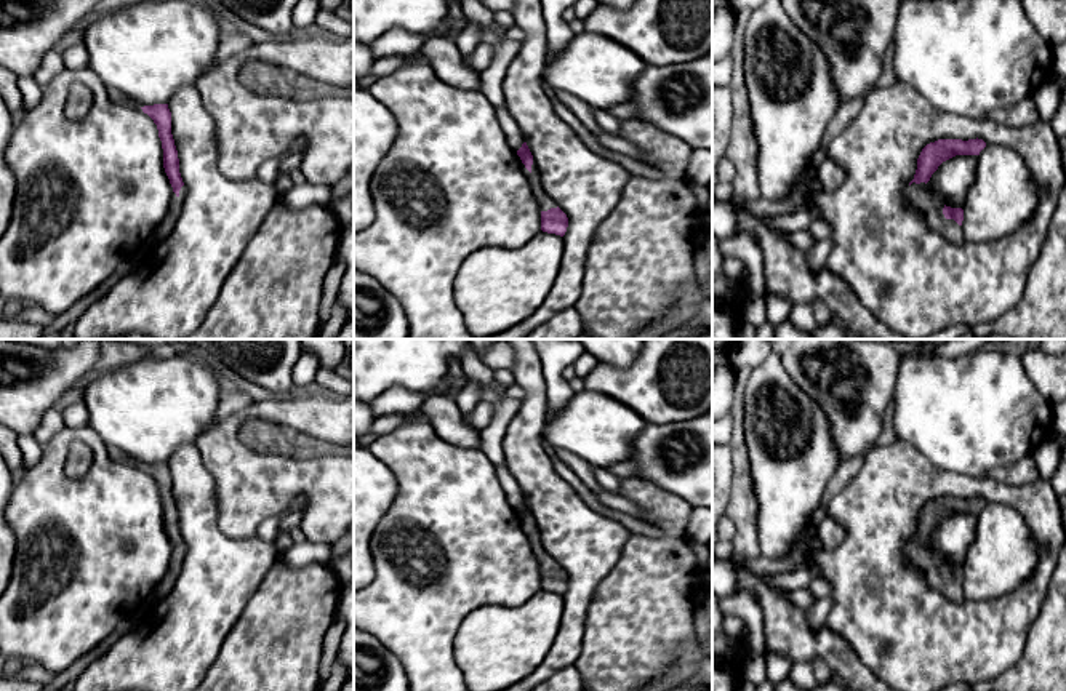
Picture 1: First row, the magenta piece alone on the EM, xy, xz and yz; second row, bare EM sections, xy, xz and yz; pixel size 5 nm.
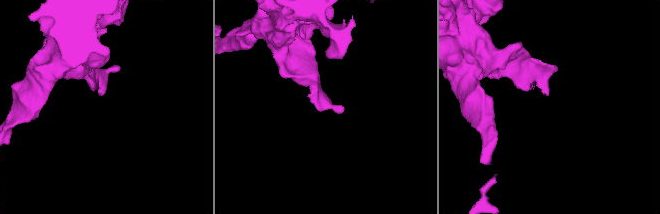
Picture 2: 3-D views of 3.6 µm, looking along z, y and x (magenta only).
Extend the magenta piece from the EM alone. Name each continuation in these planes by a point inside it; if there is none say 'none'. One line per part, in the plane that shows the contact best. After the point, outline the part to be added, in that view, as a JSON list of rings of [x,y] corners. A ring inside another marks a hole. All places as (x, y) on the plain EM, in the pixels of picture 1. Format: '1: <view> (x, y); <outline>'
1: xz (543, 559); [[[519,515],[519,520],[520,520],[520,526],[530,542],[530,547],[531,547],[531,552],[533,552],[533,557],[538,563],[539,571],[547,569],[551,566],[557,566],[557,561],[546,552],[546,549],[543,545],[541,534],[539,534],[539,529],[538,529],[535,518],[533,518],[530,529],[525,526],[520,515]]]

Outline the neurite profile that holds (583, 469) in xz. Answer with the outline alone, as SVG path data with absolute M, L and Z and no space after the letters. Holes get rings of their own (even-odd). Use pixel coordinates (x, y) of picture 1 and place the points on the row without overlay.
M554 449L555 456L565 462L578 478L584 481L584 485L608 507L608 509L616 509L619 512L624 512L634 518L645 518L647 512L631 499L621 496L621 494L611 494L602 489L592 472L592 465L581 459L579 456L565 451L565 449Z

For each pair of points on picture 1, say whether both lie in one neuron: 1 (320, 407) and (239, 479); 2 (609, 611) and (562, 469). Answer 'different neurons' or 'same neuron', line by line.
1: same neuron
2: different neurons

